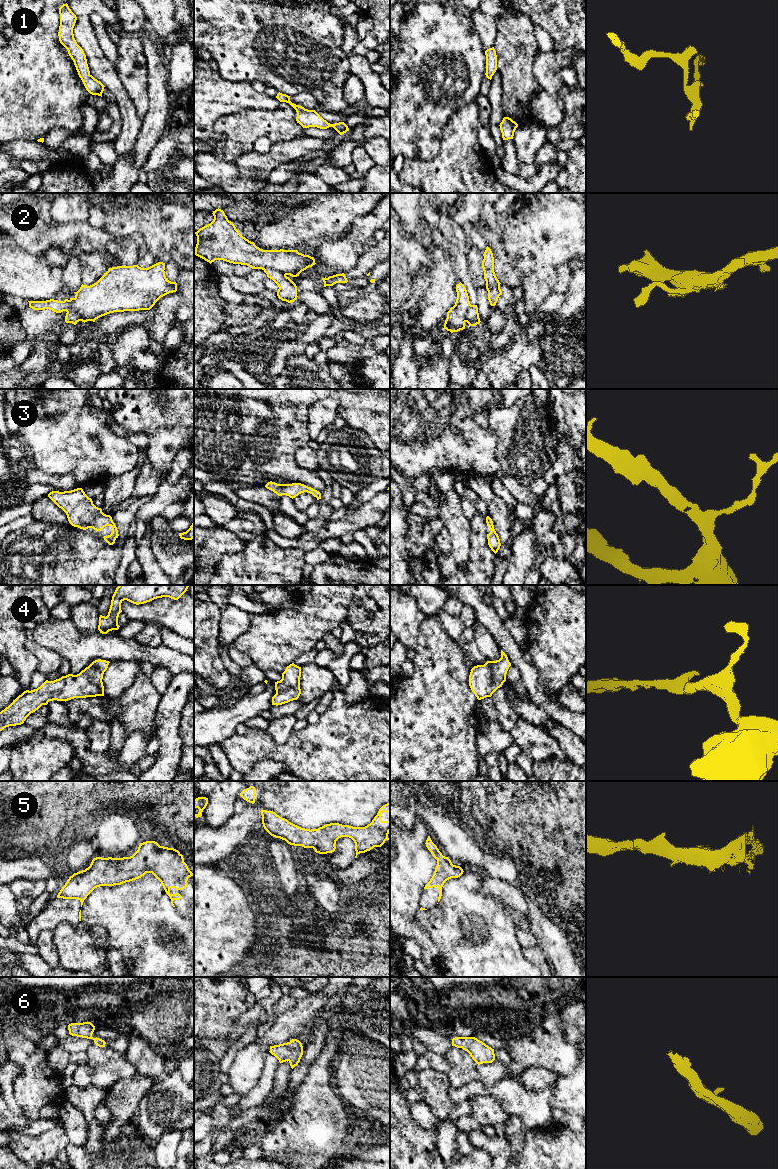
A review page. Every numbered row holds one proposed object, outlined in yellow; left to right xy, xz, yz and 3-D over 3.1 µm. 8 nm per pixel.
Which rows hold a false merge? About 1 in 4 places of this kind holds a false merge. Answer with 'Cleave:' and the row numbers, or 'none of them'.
Cleave: 2

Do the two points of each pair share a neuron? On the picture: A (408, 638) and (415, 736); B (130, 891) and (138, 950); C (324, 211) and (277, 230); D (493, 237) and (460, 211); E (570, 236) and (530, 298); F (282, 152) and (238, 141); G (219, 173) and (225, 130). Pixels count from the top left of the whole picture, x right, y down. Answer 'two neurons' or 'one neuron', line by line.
A: two neurons
B: one neuron
C: one neuron
D: two neurons
E: one neuron
F: two neurons
G: two neurons

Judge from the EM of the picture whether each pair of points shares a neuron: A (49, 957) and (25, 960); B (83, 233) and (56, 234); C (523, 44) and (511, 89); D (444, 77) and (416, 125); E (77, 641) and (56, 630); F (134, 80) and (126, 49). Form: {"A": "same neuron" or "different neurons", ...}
{"A": "different neurons", "B": "same neuron", "C": "same neuron", "D": "same neuron", "E": "same neuron", "F": "same neuron"}

